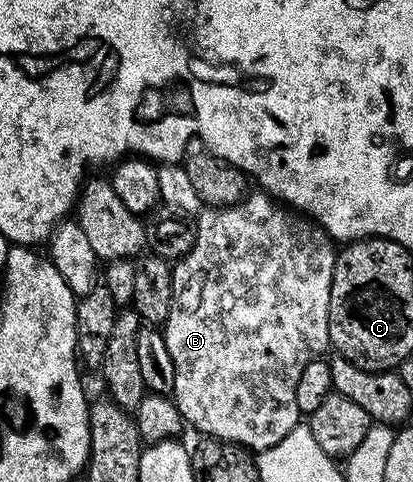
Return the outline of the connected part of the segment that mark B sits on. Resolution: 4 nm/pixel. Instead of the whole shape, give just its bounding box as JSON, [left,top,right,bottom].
[162,190,337,454]

